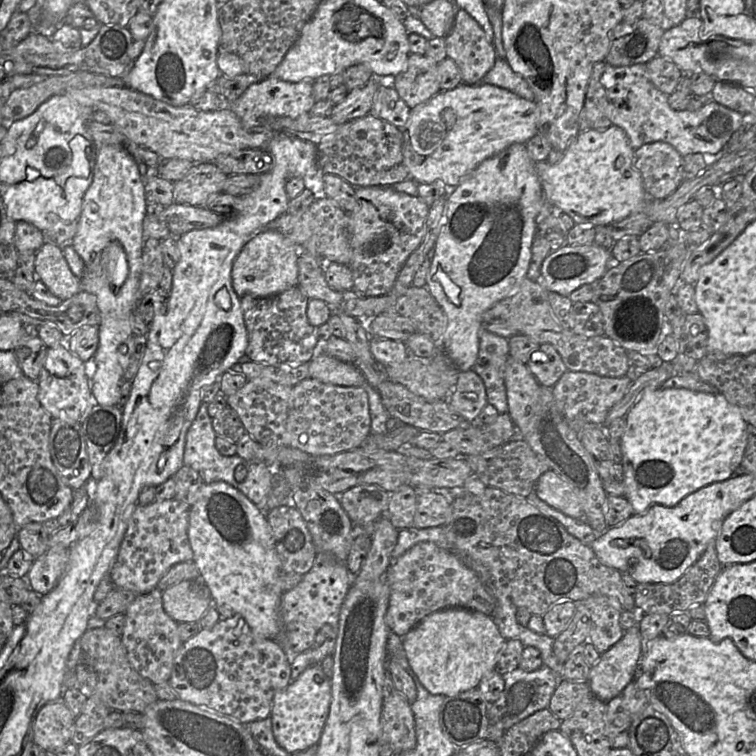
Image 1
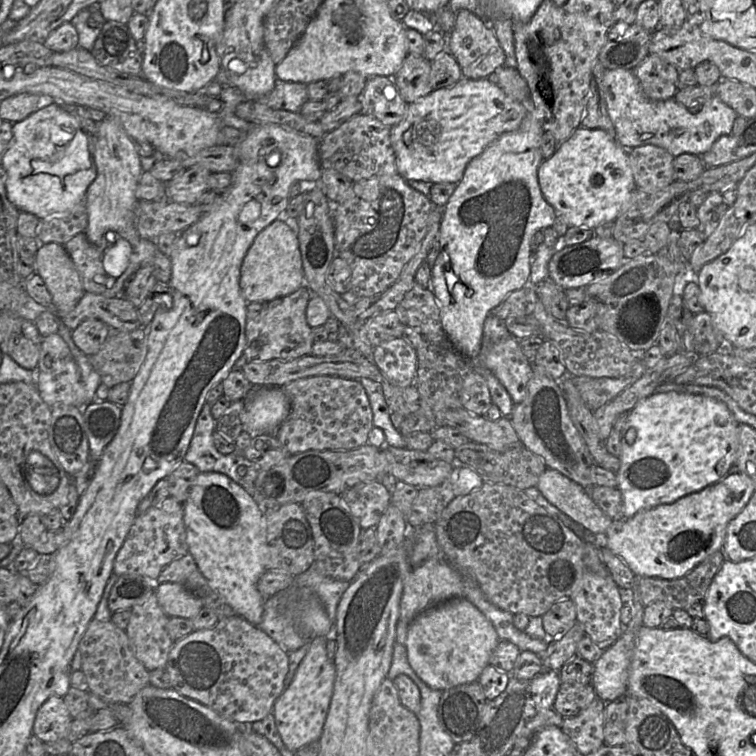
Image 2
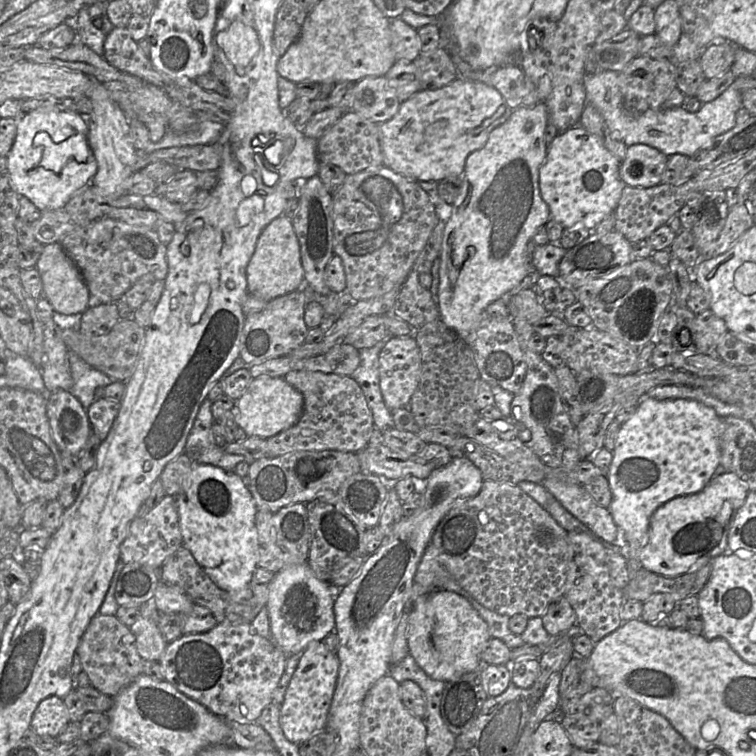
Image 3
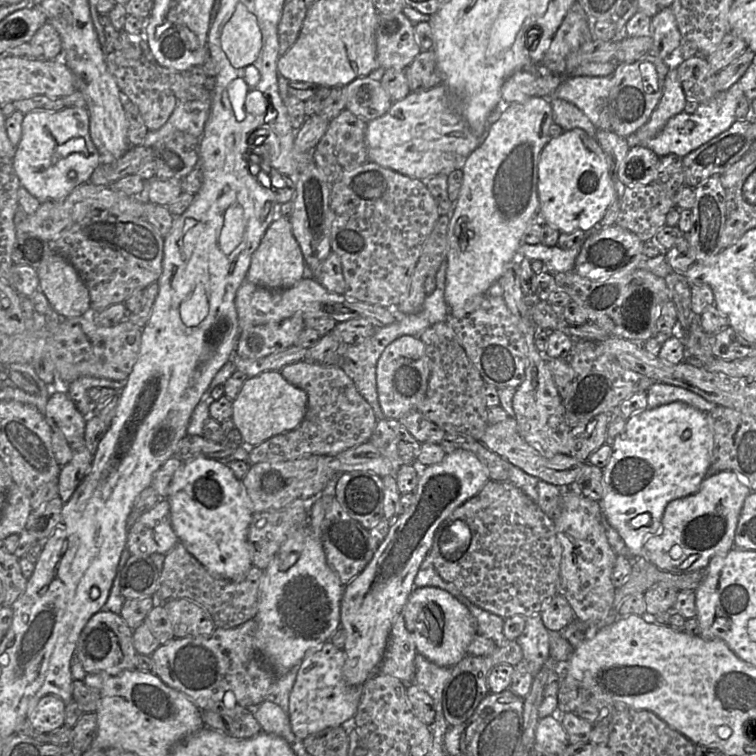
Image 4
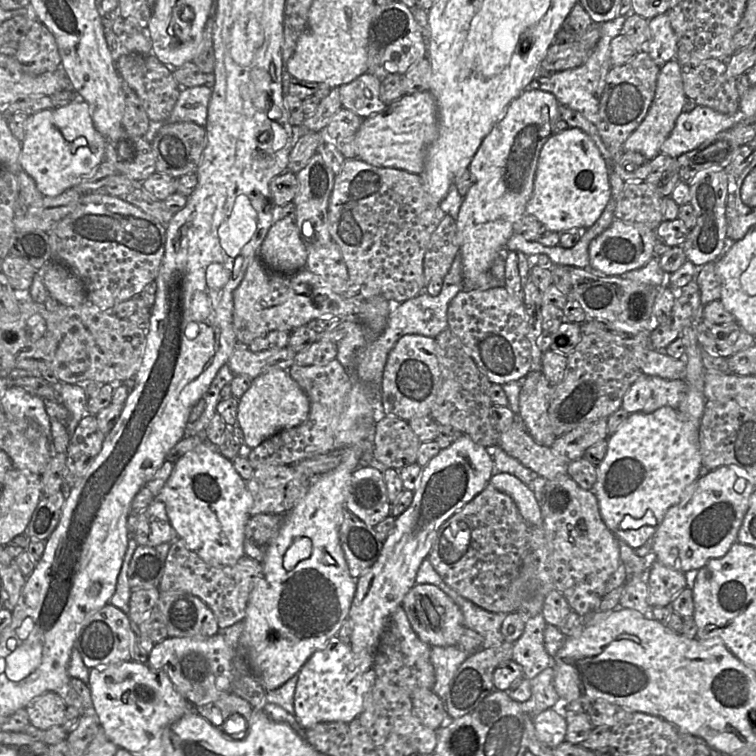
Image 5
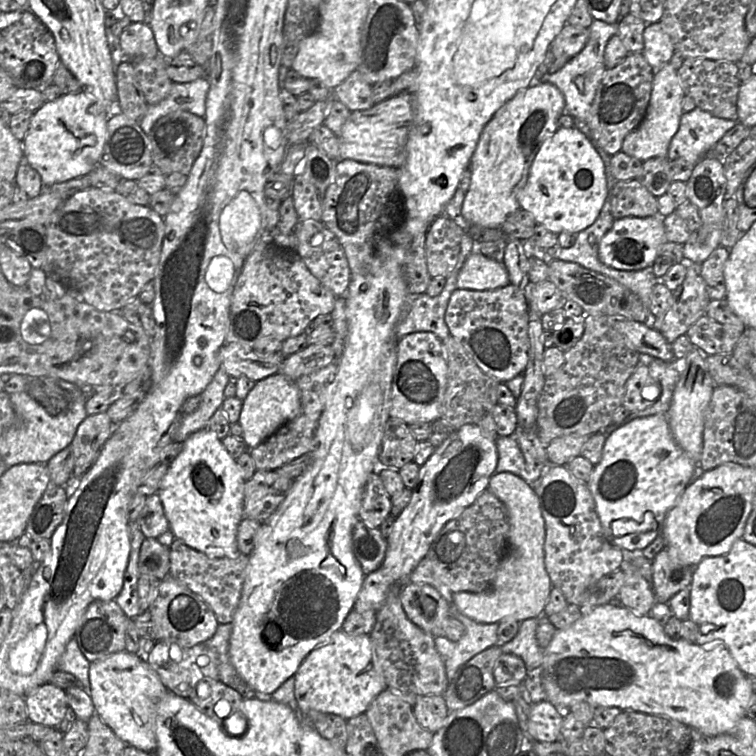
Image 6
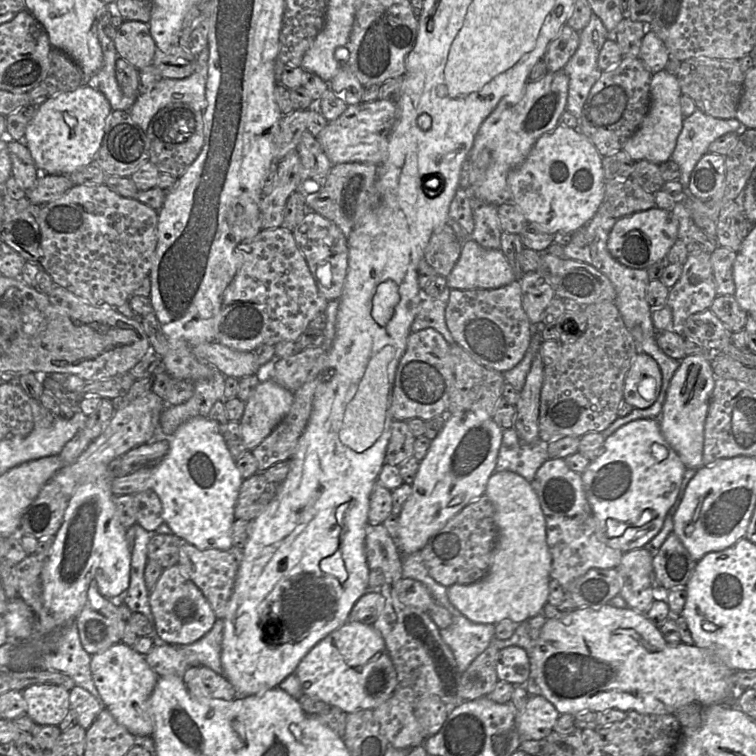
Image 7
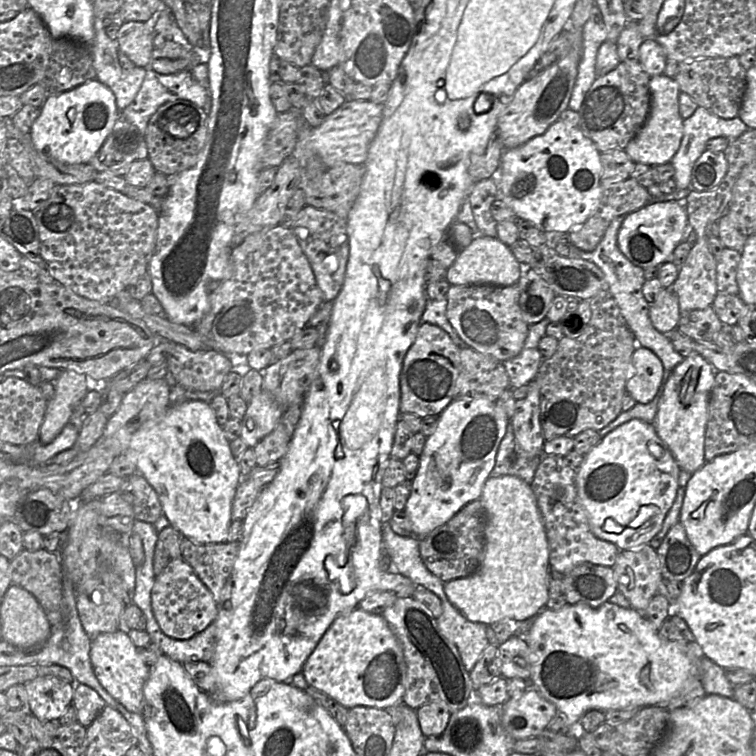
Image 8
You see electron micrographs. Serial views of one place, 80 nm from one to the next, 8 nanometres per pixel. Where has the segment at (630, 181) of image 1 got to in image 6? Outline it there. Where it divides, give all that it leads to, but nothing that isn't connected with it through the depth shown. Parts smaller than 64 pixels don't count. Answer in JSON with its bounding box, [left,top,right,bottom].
[517,126,607,234]

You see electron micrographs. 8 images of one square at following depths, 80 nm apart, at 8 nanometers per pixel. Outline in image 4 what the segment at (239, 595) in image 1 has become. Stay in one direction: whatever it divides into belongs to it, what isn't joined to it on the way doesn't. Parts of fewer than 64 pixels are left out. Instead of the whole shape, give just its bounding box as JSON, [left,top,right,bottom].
[161,458,254,581]

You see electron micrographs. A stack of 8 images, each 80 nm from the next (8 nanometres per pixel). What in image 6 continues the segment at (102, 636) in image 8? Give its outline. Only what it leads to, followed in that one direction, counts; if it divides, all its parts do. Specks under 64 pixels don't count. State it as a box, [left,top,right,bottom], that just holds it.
[90,651,168,754]

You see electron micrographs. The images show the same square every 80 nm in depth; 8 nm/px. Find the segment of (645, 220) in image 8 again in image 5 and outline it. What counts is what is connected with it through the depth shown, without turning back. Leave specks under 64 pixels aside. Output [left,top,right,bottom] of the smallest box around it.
[588,219,656,276]

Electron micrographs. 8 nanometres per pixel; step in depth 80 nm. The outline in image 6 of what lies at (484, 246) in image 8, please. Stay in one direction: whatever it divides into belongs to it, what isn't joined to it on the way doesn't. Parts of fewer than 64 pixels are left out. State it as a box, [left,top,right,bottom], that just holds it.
[456,250,509,291]

